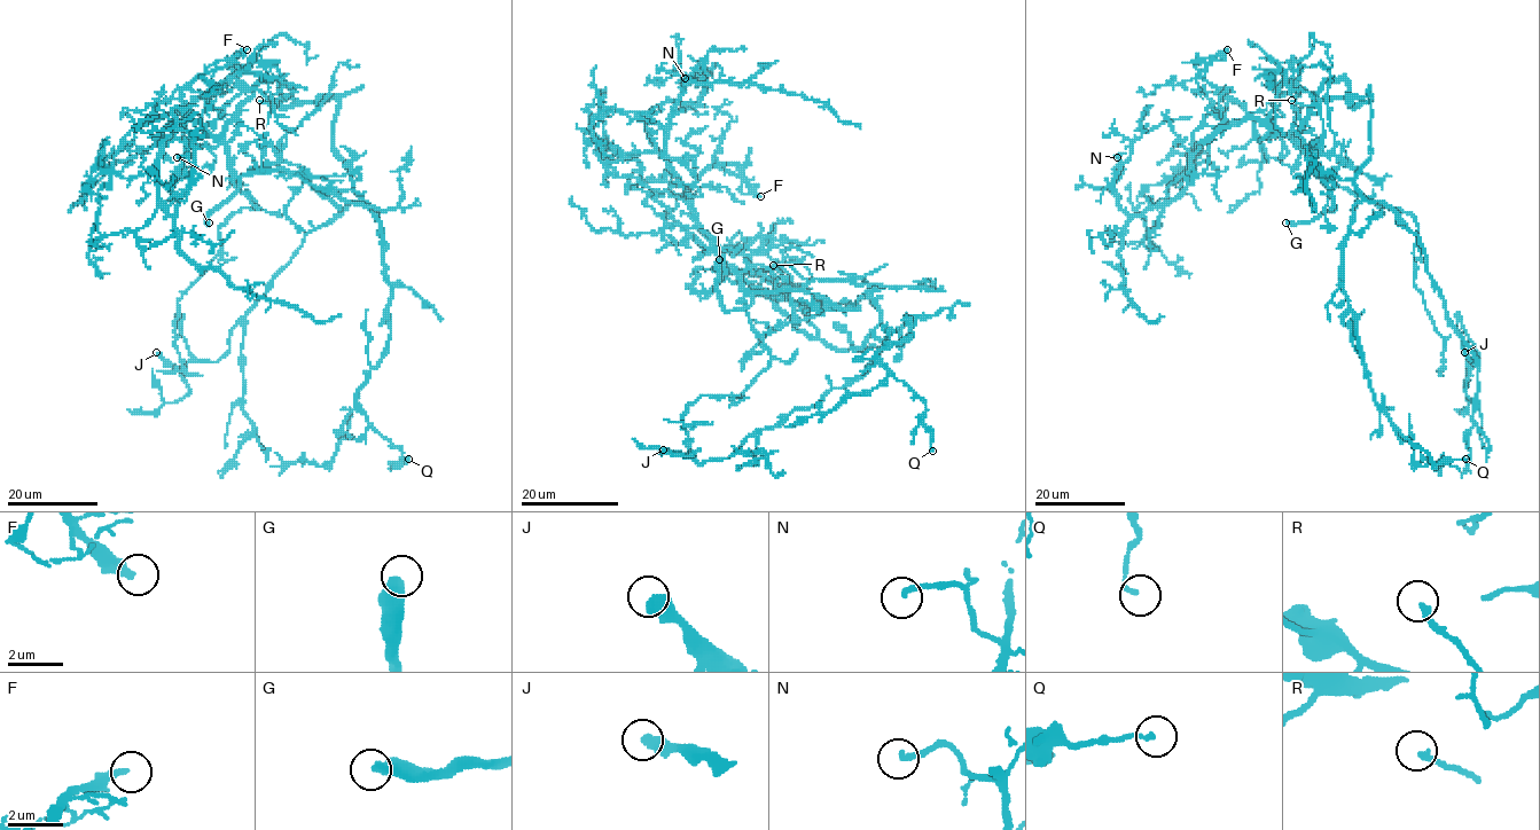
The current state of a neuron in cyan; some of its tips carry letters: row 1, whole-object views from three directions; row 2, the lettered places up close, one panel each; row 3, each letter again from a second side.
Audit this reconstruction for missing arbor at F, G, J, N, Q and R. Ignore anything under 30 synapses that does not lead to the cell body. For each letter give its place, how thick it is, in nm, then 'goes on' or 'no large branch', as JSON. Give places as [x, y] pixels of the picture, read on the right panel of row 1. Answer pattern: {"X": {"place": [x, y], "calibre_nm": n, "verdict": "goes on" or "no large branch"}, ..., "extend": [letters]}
{"F": {"place": [1227, 49], "calibre_nm": 280, "verdict": "goes on"}, "G": {"place": [1286, 222], "calibre_nm": 480, "verdict": "goes on"}, "J": {"place": [1464, 352], "calibre_nm": 440, "verdict": "no large branch"}, "N": {"place": [1117, 157], "calibre_nm": 200, "verdict": "goes on"}, "Q": {"place": [1466, 459], "calibre_nm": 160, "verdict": "no large branch"}, "R": {"place": [1291, 100], "calibre_nm": 200, "verdict": "no large branch"}, "extend": ["F", "G", "N"]}

